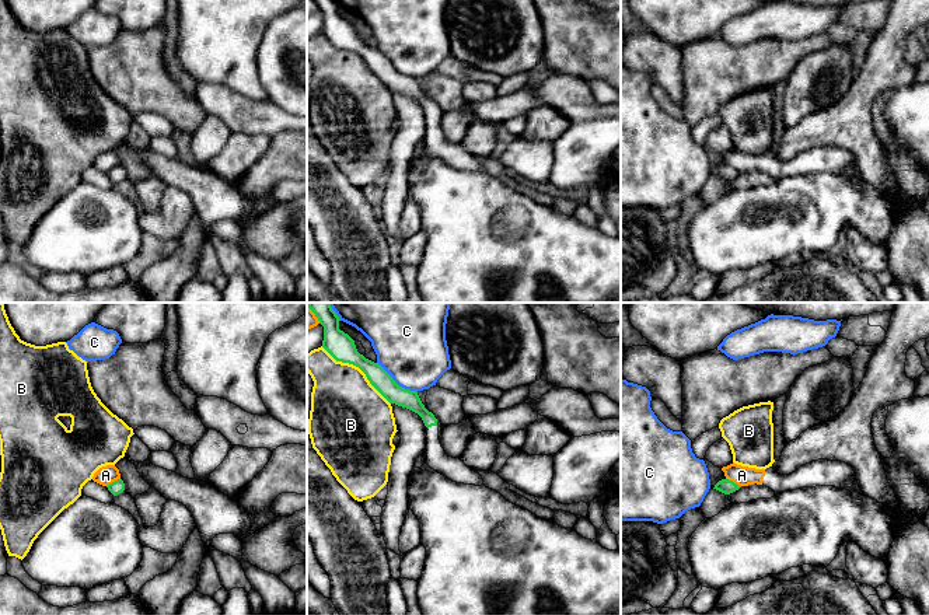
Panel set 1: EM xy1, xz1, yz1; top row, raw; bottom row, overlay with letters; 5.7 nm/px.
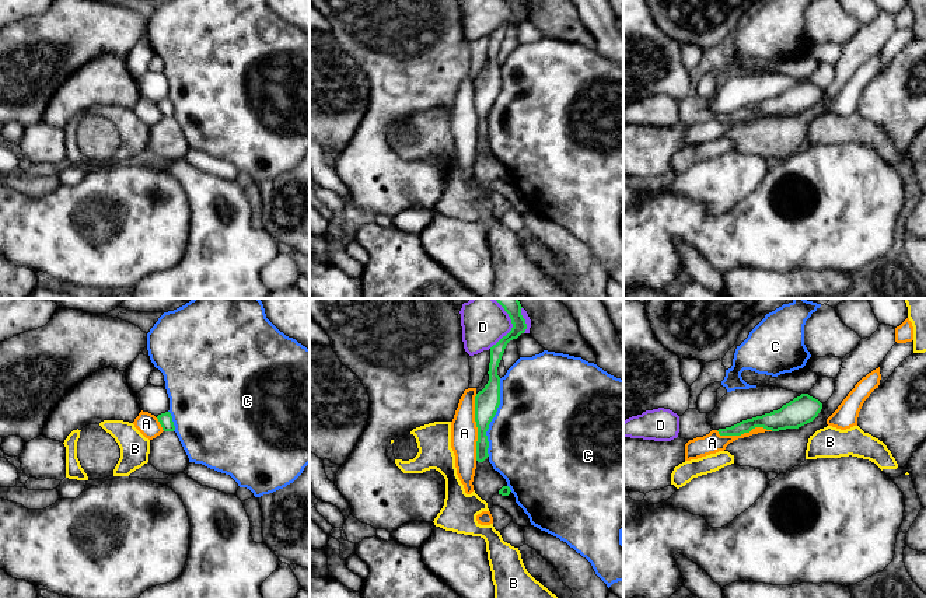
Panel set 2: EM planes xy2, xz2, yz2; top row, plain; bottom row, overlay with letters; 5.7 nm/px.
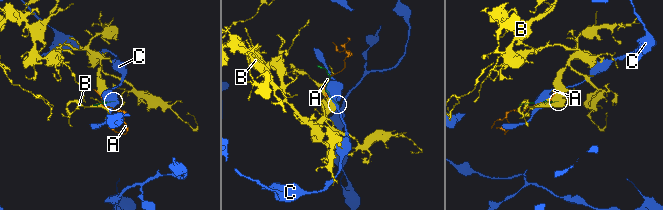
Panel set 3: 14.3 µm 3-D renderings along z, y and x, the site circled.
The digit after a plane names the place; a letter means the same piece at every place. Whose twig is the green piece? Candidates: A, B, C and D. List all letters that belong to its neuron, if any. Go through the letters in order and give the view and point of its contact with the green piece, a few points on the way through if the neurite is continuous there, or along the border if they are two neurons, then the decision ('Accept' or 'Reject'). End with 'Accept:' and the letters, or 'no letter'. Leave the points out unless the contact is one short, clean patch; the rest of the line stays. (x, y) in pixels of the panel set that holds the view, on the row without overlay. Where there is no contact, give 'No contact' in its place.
A: Touches green at xz2 (477, 112). Reject
B: Touches green at xz1 (358, 52). Reject
C: Touches green at xz2 (493, 102). Reject
D: Touches green at xz2 (509, 18). Boundary: xz2 (509, 0), (512, 14), (489, 34). Reject
Accept: no letter

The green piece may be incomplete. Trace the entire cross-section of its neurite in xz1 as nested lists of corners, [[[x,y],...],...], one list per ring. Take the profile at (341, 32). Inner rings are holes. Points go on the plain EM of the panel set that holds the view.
[[[315,0],[324,13],[322,34],[336,46],[359,53],[370,70],[390,88],[418,99],[429,115],[426,122],[426,136],[423,143],[426,150],[447,163],[450,167],[464,171],[483,171],[482,163],[467,153],[461,144],[448,143],[439,126],[437,105],[422,90],[416,77],[399,73],[392,63],[378,50],[356,35],[355,27],[339,15],[339,3],[336,0]]]

